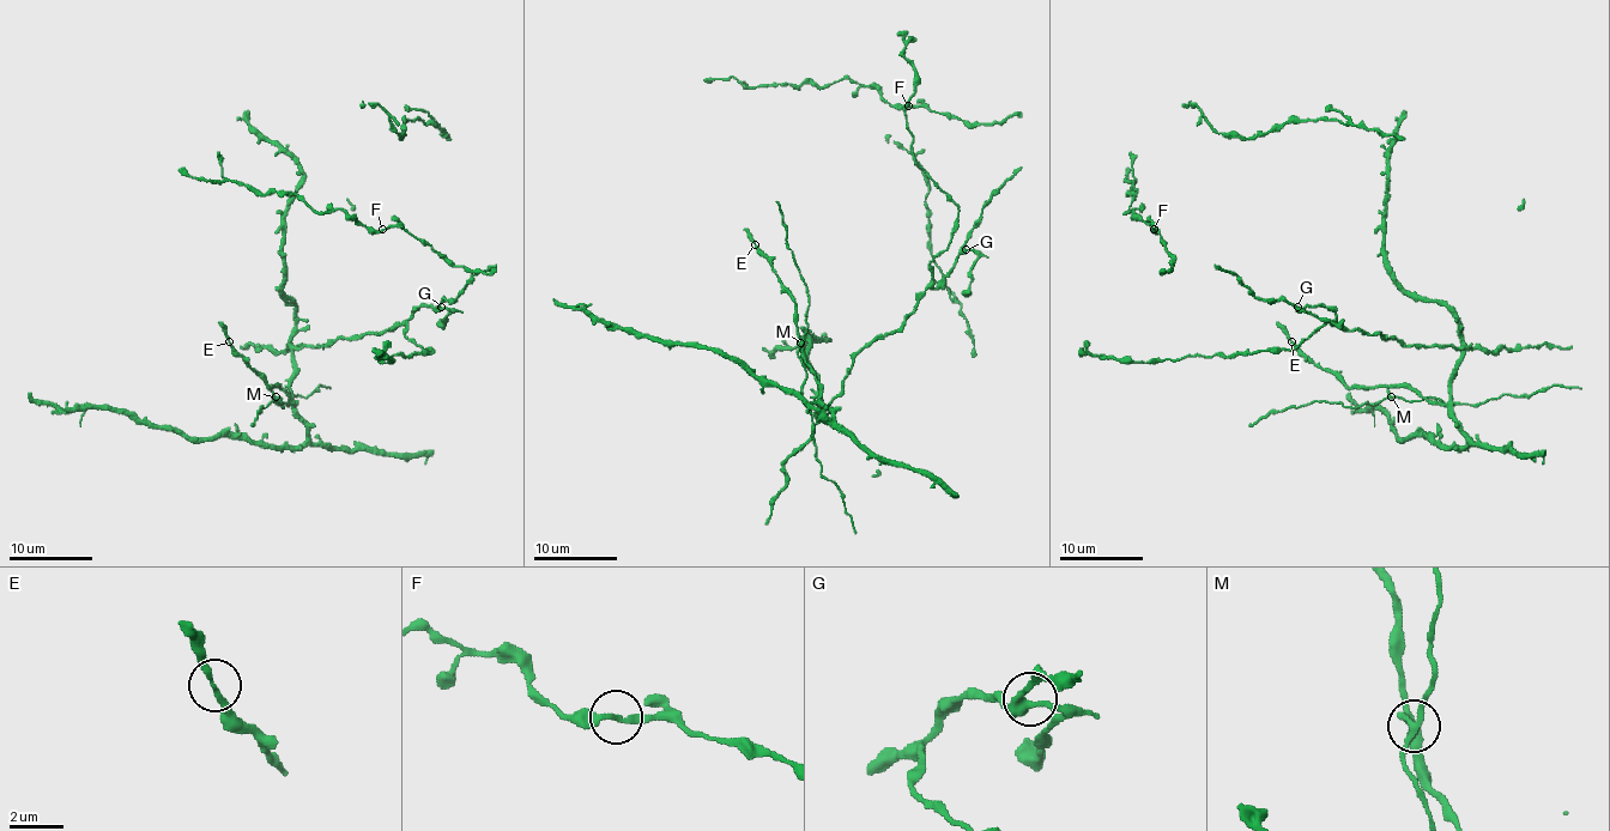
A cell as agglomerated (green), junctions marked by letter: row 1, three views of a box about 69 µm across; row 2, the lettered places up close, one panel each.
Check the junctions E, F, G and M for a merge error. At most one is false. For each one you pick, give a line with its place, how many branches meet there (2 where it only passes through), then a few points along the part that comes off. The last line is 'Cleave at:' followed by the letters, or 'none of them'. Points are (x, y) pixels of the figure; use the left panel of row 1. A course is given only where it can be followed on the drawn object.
M: place (276, 396); branches 3; course (276, 396), (272, 399), (280, 400), (276, 402), (286, 405), (290, 394), (307, 396), (320, 386), (331, 388)
Cleave at: M

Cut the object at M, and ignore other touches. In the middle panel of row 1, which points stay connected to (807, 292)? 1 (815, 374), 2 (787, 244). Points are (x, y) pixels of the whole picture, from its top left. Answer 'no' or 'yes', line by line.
1: no
2: yes

